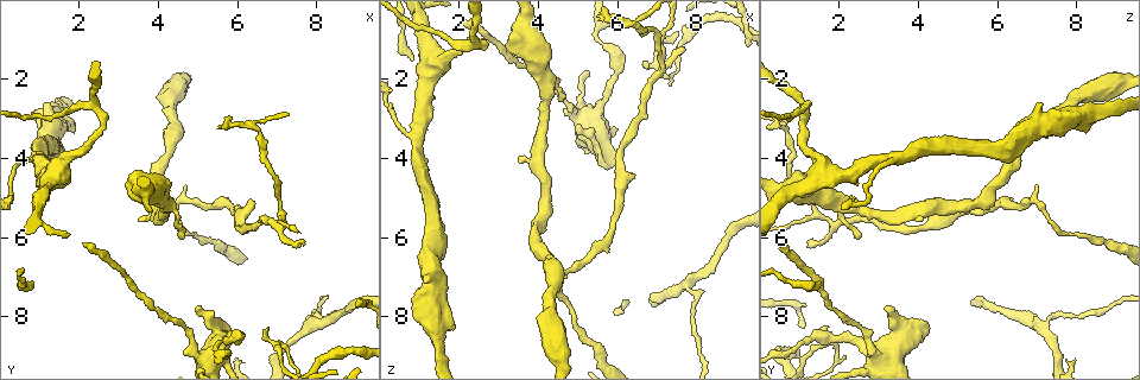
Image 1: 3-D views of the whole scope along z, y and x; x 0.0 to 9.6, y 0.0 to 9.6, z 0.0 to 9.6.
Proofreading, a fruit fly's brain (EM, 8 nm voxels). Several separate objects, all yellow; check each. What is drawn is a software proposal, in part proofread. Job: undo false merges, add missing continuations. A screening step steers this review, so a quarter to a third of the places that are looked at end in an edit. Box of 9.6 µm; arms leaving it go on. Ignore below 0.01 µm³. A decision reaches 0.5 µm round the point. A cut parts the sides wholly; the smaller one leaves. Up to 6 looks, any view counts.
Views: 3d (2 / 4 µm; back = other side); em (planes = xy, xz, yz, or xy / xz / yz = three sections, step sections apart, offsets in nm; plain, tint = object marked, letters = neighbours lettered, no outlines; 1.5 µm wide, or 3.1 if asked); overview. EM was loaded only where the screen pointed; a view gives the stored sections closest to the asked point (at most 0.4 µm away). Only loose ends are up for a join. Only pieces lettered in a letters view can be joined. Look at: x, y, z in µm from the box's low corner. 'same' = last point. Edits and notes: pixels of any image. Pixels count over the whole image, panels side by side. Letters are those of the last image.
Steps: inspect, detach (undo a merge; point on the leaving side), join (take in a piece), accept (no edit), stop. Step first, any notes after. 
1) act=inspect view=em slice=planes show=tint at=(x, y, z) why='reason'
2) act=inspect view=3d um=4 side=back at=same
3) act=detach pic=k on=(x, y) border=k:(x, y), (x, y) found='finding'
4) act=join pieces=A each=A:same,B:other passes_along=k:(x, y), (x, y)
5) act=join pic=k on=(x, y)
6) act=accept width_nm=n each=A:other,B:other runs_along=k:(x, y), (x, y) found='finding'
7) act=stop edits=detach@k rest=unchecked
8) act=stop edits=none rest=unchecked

act=inspect view=em slice=xz step=4 show=tint at=(6.50, 5.05, 4.45) why='an open end'

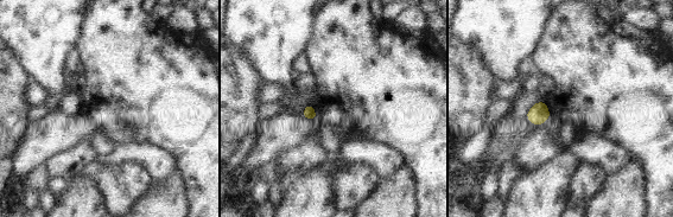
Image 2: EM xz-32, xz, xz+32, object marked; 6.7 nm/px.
act=inspect view=em slice=planes show=tint at=same why='another direction'

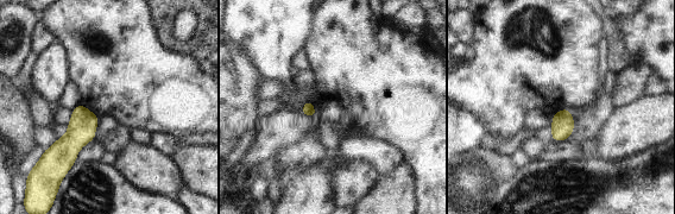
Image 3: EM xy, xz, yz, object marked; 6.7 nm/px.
act=inspect view=em slice=planes show=letters at=same why='see the neighbours'

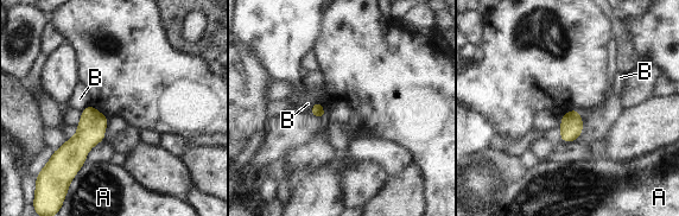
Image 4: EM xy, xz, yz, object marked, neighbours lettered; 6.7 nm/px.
act=accept each=A:other,B:other border=4:(315, 102), (308, 112) found='no lettered piece goes on from it'

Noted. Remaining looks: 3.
act=inspect view=em slice=xz step=8 show=tint at=(5.60, 8.05, 3.90) why='stops while still wide'

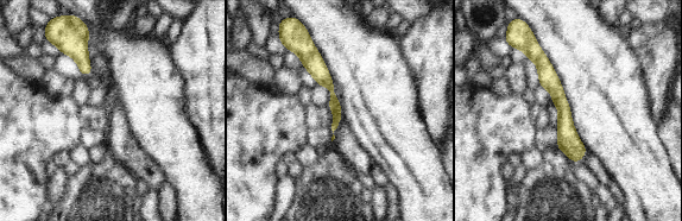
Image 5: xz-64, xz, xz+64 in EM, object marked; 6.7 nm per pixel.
act=inspect view=em slice=yz step=8 show=tint at=same why='another direction'

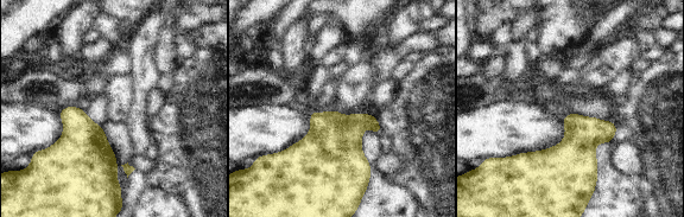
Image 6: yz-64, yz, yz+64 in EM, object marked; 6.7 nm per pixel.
act=inspect view=em slice=yz step=8 show=letters at=same why='see the neighbours'

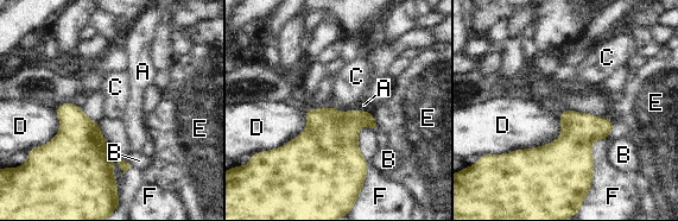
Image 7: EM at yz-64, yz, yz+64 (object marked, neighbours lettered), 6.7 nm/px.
act=accept each=A:other,B:other,C:other,D:other,E:other,F:other found='none of them fits'

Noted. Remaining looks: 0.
act=stop edits=none rest=unchecked

